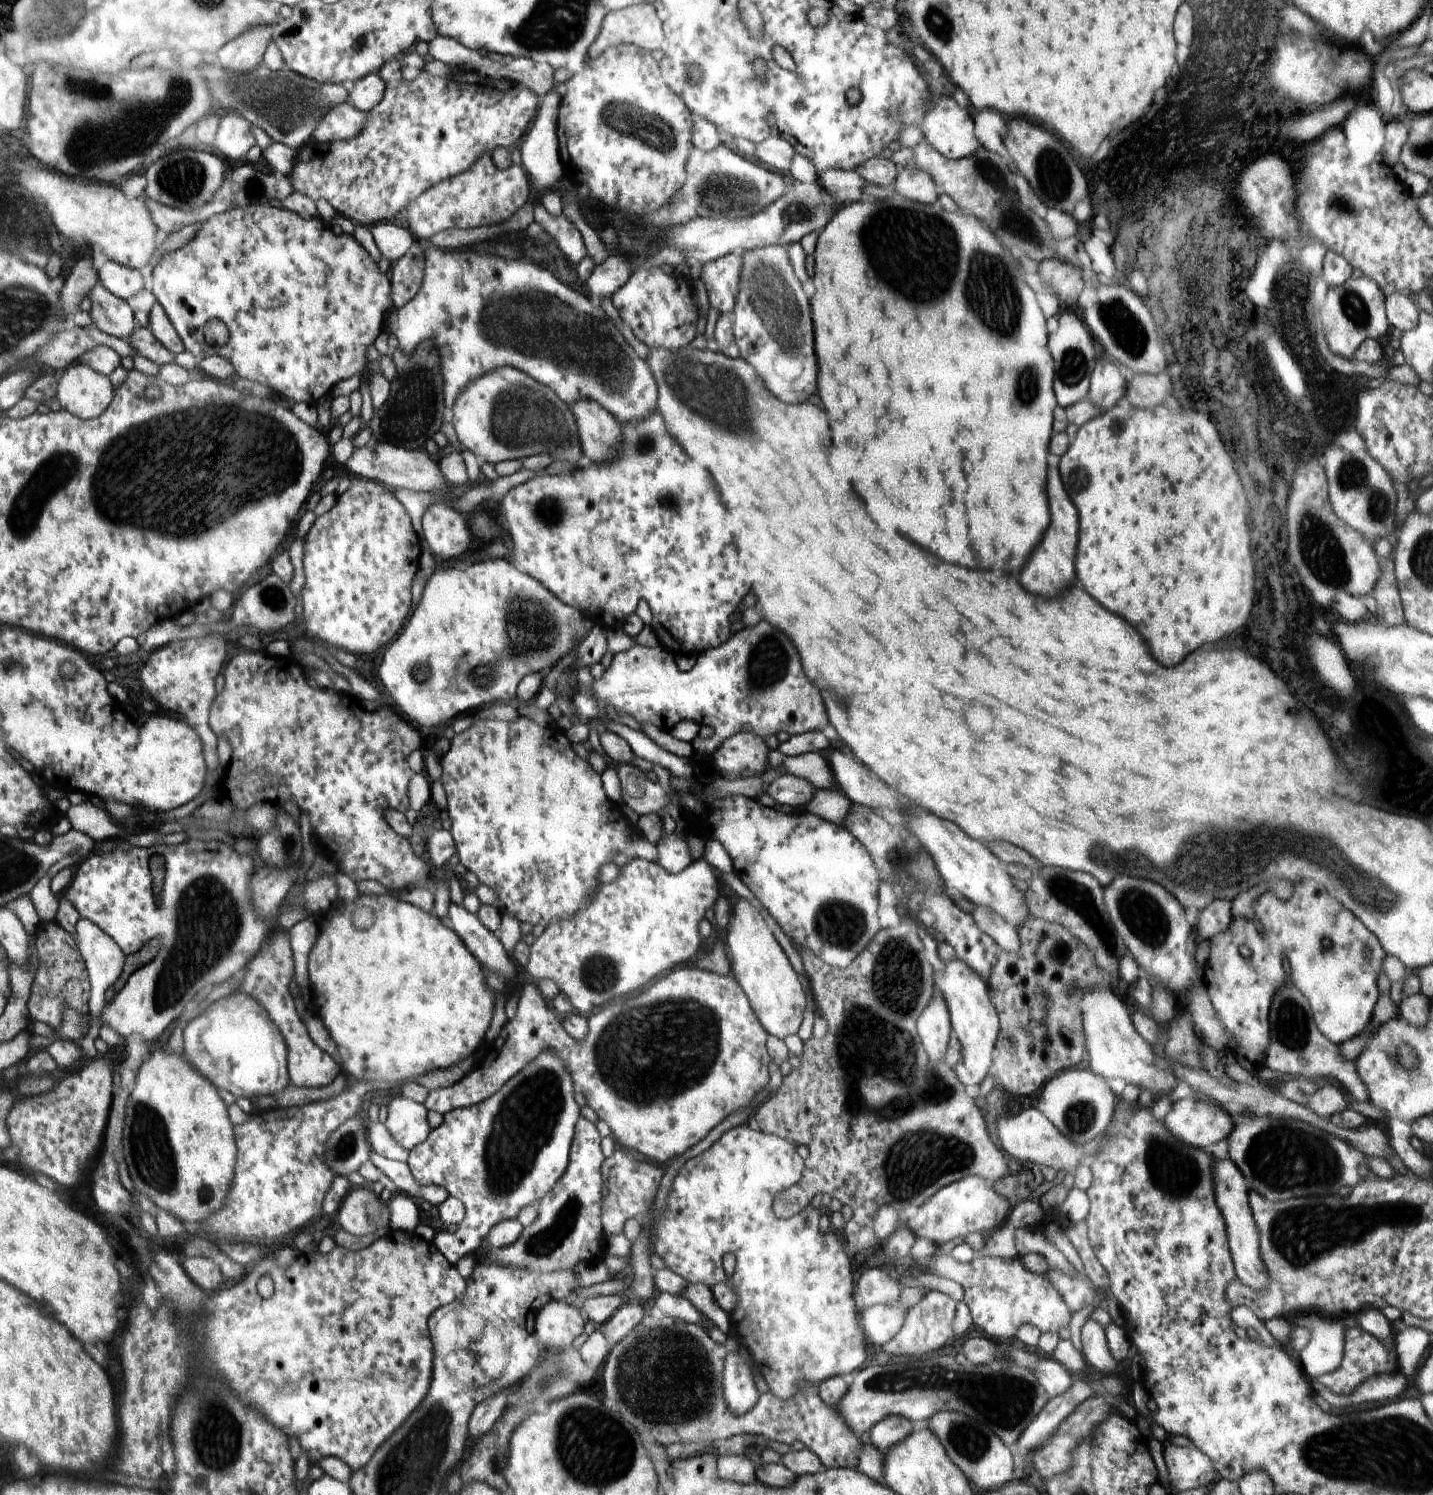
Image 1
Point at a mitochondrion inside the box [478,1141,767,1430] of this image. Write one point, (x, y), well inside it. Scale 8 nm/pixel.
(541, 1244)

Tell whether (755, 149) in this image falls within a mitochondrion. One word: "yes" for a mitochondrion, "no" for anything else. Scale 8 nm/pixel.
no

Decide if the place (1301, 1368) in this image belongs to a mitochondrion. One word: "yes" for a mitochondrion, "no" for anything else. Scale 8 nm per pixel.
no

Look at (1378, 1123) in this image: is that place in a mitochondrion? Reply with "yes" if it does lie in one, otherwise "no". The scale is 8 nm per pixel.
no

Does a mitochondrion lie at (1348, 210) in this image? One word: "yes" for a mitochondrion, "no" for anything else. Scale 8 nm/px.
yes

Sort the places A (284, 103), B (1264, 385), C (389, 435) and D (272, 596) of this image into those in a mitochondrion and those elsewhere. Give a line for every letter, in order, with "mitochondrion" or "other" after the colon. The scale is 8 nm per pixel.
A: mitochondrion
B: other
C: other
D: mitochondrion

